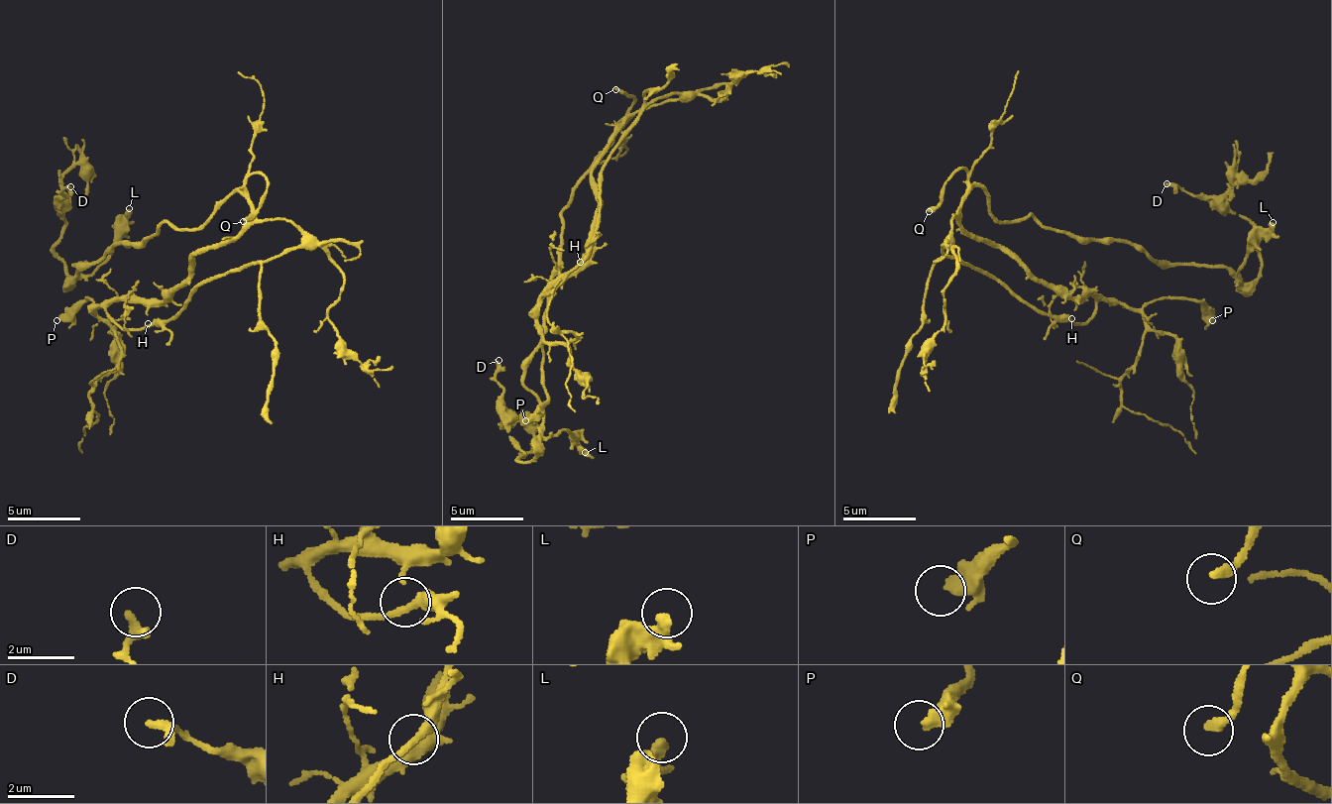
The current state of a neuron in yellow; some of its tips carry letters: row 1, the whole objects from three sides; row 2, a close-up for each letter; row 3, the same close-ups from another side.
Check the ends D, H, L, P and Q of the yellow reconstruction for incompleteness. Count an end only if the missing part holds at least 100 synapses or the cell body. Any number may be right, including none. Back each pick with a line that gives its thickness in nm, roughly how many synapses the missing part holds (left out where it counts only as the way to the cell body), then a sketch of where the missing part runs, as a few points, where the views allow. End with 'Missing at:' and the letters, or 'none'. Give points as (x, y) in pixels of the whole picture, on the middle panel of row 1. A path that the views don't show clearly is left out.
Q: Thickness 260 nm. Course of what is missing: (615, 89), (598, 90), (575, 111), (540, 118), (525, 96), (521, 109), (486, 95)
Missing at: Q

